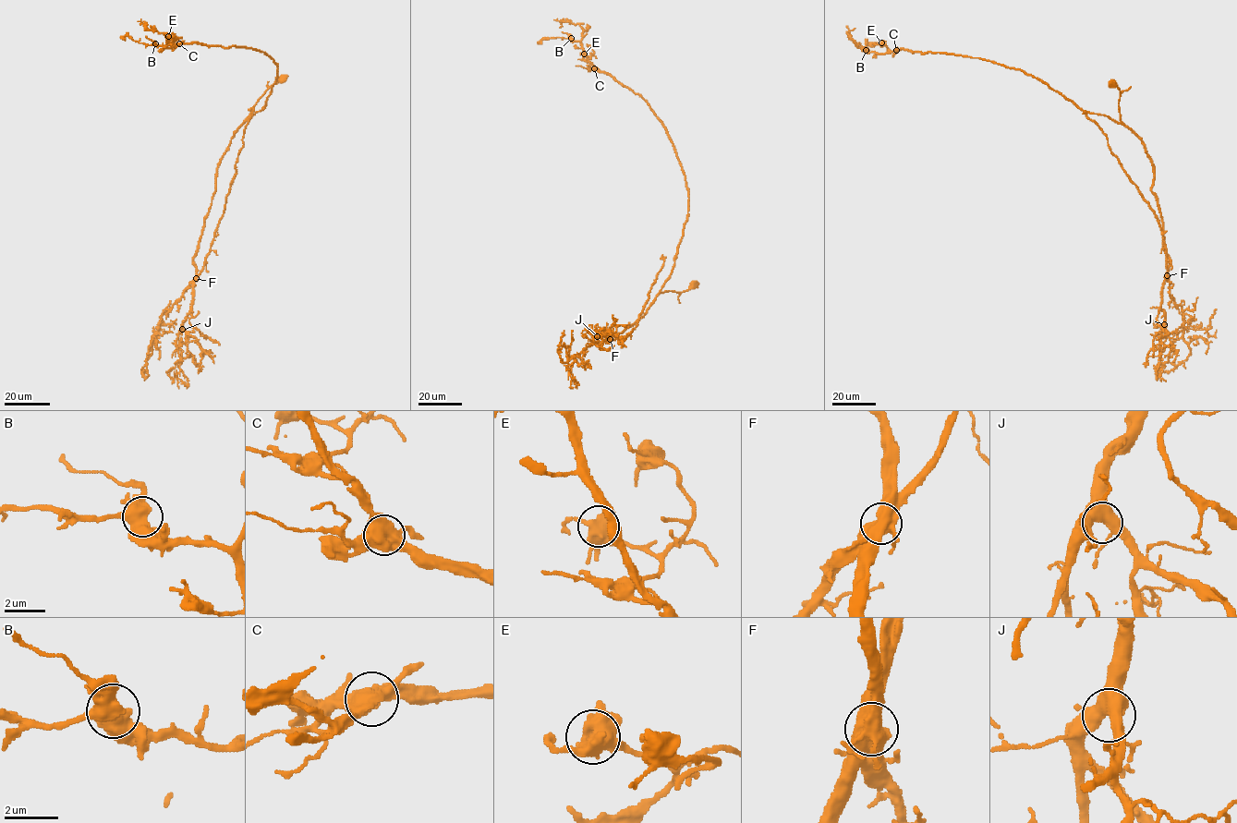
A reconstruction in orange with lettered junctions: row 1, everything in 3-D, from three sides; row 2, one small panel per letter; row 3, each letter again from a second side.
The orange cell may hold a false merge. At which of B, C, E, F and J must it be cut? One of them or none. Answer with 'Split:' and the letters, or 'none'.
Split: F

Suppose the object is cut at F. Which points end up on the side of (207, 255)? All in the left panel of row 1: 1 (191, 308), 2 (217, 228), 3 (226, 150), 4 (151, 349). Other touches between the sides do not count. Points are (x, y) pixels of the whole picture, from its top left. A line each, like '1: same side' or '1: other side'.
1: other side
2: same side
3: other side
4: same side

